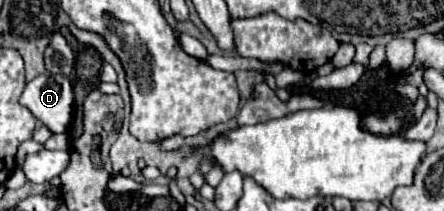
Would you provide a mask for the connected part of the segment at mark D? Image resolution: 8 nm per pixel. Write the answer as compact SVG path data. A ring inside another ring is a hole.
M41 74L27 82L21 104L27 106L37 120L51 128L53 134L65 134L73 116L73 86L61 74Z

